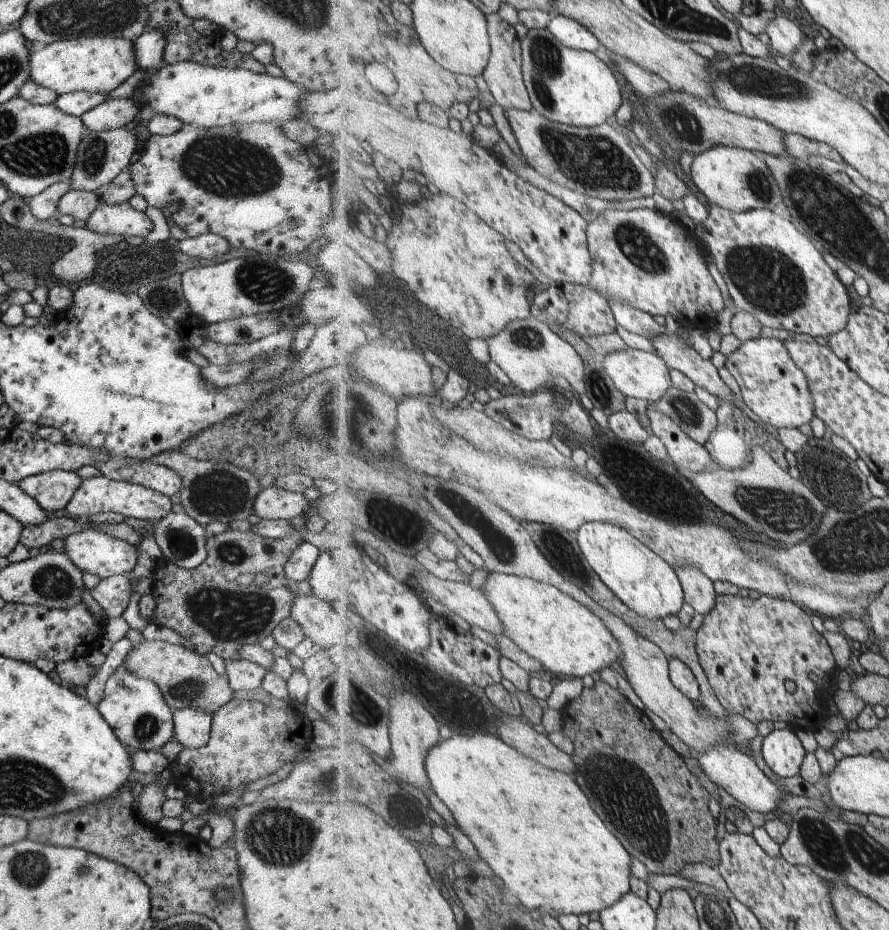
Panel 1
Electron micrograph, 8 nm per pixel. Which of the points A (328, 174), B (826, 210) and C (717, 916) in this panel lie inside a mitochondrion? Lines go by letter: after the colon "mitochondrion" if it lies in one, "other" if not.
A: other
B: mitochondrion
C: mitochondrion

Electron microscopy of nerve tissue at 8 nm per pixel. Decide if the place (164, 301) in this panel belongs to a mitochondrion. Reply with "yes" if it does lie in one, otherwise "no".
no

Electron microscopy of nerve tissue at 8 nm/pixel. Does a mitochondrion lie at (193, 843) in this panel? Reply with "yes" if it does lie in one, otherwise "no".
no

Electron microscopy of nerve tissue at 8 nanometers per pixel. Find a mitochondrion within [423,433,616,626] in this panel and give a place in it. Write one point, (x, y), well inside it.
(501, 545)

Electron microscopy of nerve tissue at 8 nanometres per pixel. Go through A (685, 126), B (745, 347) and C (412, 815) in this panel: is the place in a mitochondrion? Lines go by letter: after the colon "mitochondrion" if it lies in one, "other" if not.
A: mitochondrion
B: other
C: other

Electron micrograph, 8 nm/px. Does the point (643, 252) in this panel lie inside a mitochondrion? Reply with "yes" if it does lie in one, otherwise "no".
yes

